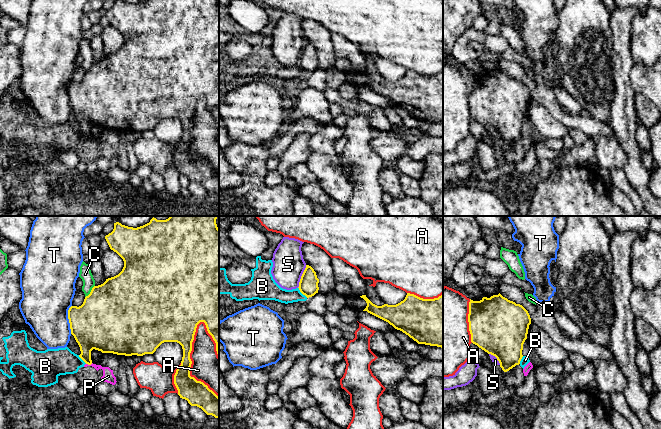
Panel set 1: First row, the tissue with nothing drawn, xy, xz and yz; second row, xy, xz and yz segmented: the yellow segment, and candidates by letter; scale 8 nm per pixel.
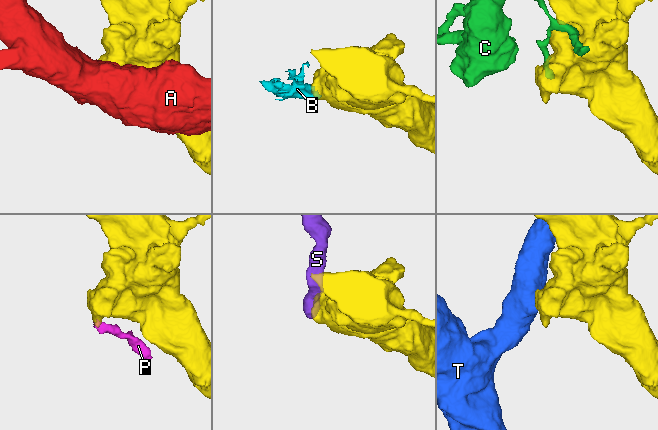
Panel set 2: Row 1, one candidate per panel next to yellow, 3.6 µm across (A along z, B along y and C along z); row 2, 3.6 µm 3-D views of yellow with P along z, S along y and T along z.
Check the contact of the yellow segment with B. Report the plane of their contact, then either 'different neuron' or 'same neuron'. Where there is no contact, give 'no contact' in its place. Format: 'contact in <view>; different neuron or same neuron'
contact in xz; different neuron

